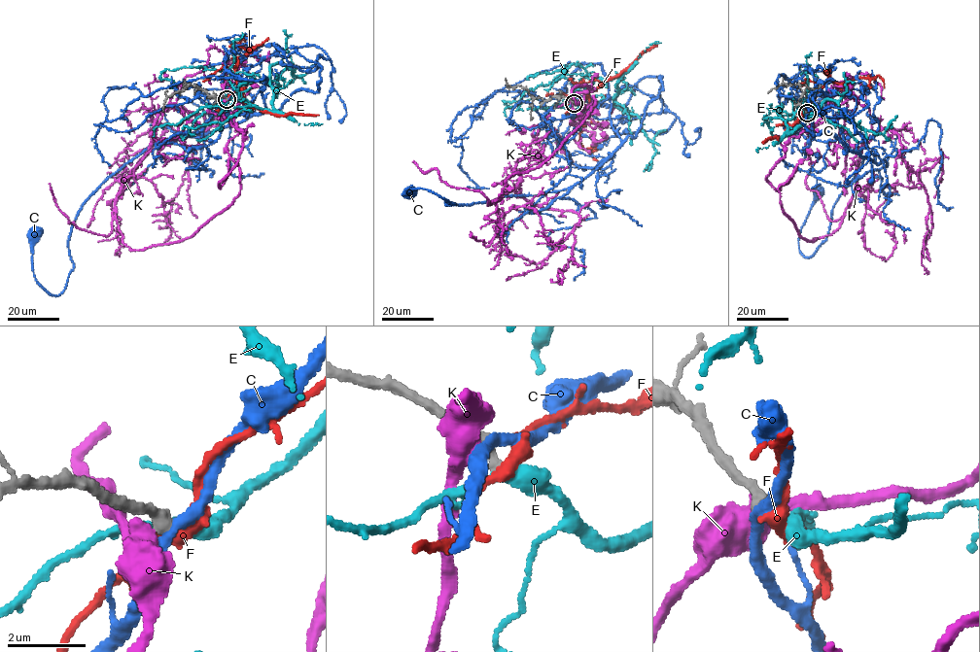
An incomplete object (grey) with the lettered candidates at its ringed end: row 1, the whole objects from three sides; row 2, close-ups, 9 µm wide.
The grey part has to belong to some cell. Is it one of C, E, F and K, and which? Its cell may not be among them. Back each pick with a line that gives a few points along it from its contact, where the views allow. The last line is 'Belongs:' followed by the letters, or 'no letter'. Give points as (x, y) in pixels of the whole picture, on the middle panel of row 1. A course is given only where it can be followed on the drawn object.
E: it runs (574, 103), (581, 108), (611, 98), (618, 77), (556, 76), (524, 91), (506, 107), (506, 116)
Belongs: E

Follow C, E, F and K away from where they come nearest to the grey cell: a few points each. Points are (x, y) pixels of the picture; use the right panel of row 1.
C: (805, 112), (835, 92), (815, 89), (804, 126), (875, 158), (863, 157), (807, 257), (798, 238), (817, 190)
E: (807, 113), (815, 114), (818, 106), (787, 133), (776, 106), (782, 105), (780, 114), (791, 115), (795, 124)
F: (807, 113), (817, 93), (827, 83), (849, 84), (878, 76), (884, 87)
K: (805, 112), (766, 180), (795, 169), (779, 192), (798, 235), (839, 227), (885, 128), (932, 214), (925, 273)

